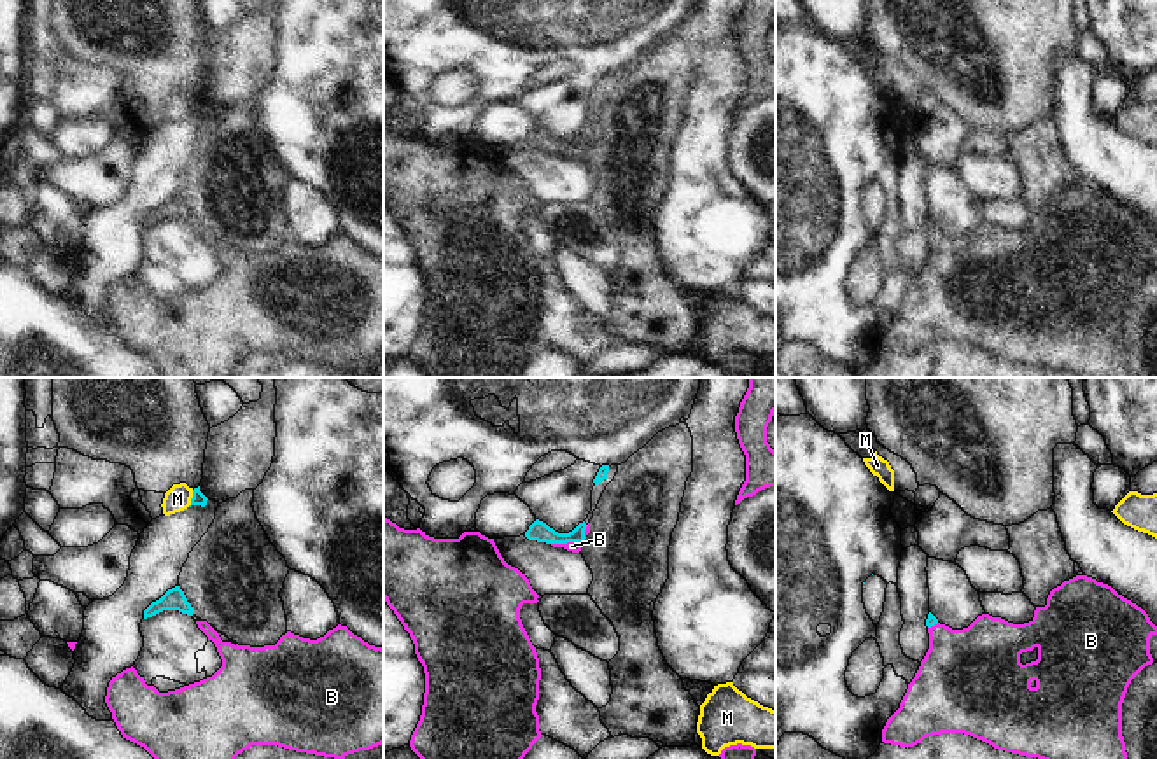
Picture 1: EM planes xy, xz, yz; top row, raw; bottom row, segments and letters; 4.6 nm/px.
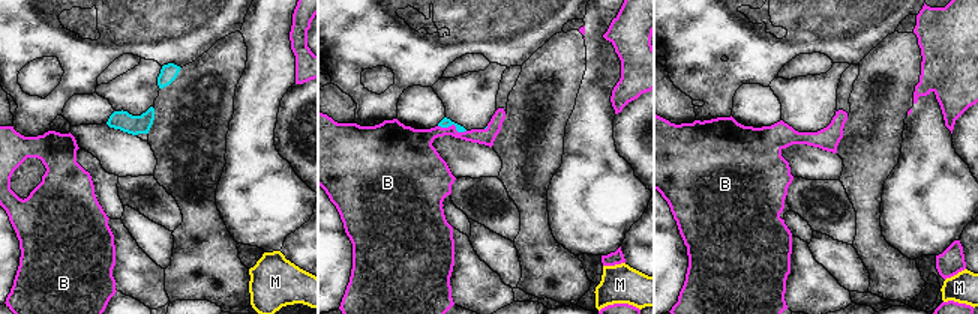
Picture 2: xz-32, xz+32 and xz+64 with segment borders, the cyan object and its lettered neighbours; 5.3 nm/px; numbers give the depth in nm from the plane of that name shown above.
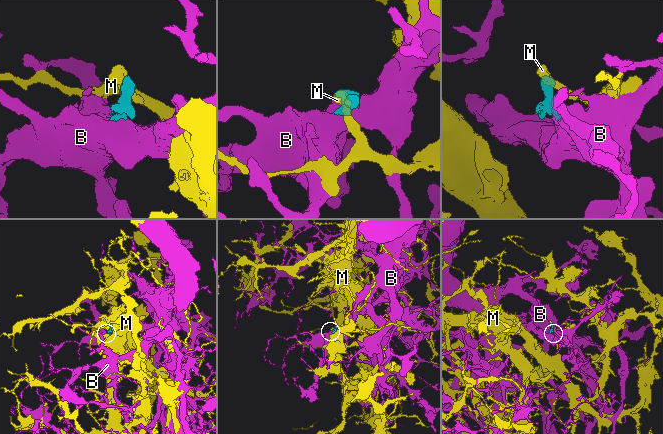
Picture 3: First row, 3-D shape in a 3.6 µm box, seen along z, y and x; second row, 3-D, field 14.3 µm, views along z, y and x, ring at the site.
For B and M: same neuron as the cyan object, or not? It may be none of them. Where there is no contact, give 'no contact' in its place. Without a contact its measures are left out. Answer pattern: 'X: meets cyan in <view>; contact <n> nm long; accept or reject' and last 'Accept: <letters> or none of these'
B: meets cyan in xz; contact 140 nm long; accept
M: meets cyan in xy; contact 80 nm long; reject
Accept: B

